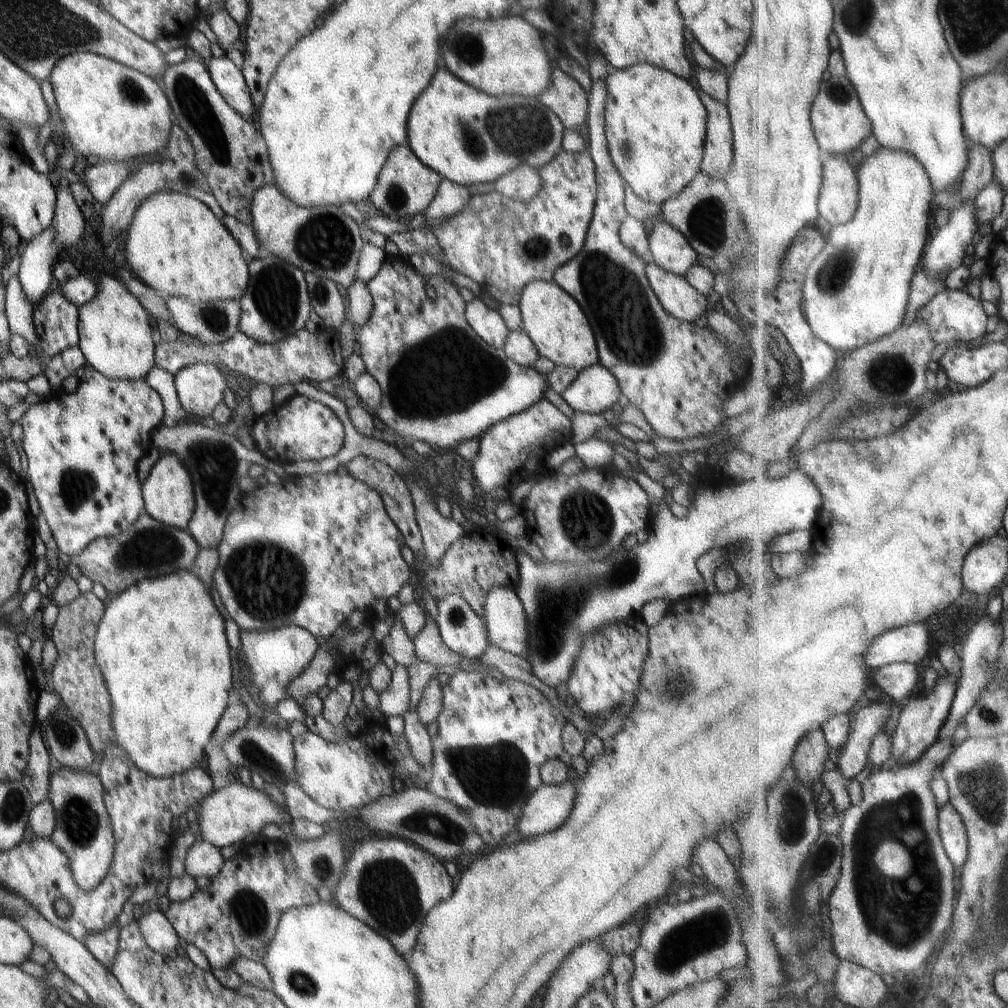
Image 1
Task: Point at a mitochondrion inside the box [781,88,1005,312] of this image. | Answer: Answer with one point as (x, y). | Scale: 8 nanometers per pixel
(834, 276)

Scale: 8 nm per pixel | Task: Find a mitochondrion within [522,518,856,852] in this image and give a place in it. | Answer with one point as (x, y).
(558, 603)

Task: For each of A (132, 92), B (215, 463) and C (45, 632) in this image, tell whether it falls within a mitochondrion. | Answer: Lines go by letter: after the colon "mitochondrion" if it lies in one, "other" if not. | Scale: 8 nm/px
A: mitochondrion
B: mitochondrion
C: other

